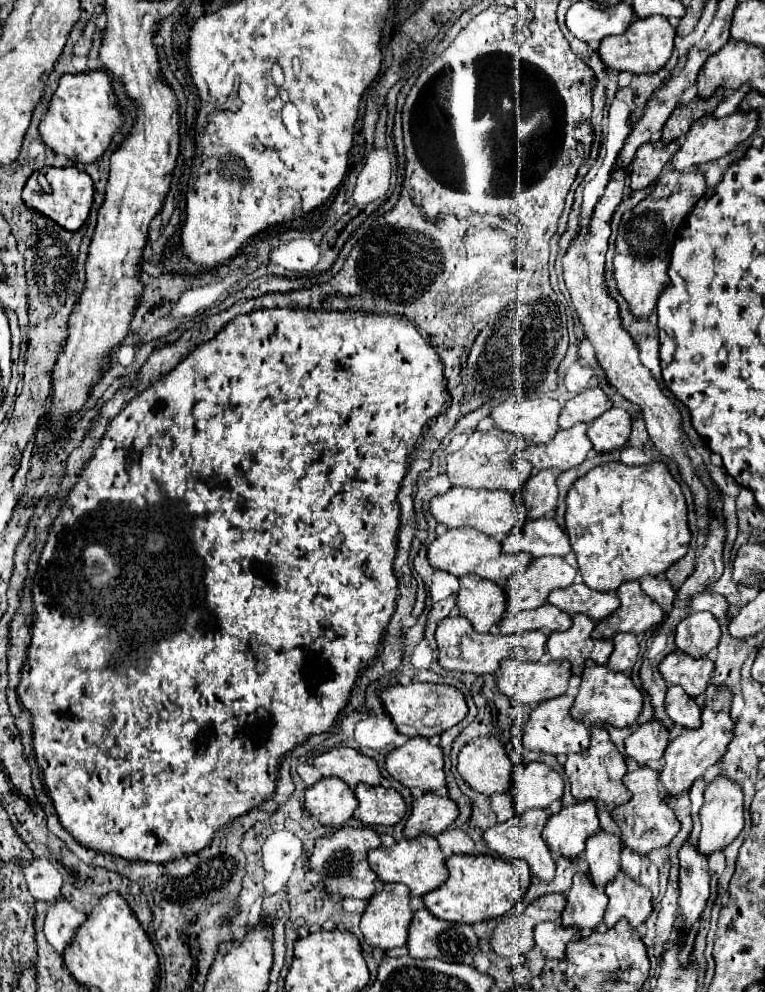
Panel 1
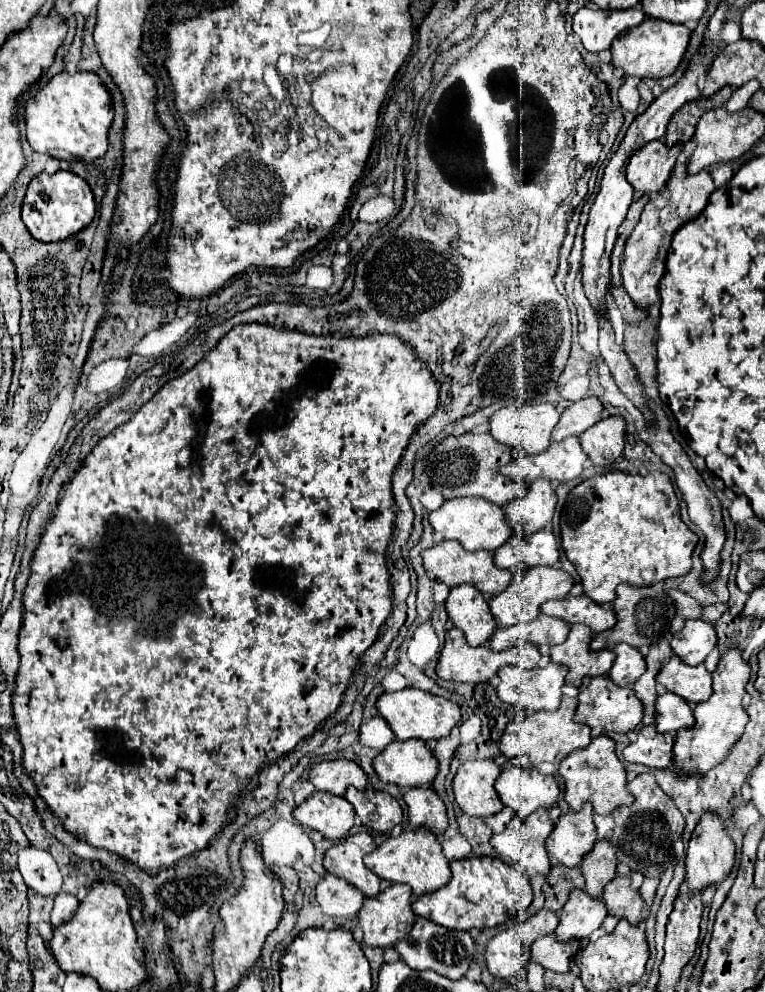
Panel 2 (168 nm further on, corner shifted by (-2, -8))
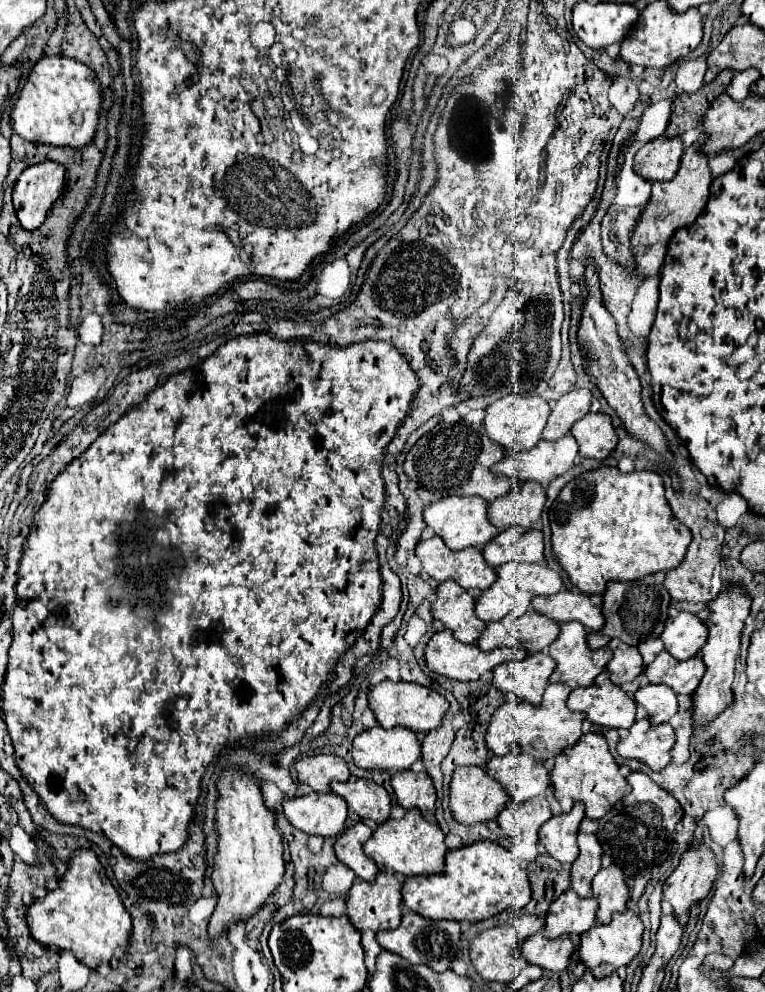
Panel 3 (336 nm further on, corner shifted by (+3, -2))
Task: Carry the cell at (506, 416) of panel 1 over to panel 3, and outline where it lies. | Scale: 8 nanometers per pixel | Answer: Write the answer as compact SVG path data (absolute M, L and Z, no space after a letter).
M508 394L486 408L484 428L488 436L504 448L514 452L532 450L542 440L542 430L550 414L550 404L540 396L524 396L524 394Z

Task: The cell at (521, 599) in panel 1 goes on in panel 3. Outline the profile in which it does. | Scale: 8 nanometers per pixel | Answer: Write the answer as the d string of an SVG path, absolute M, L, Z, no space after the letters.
M518 562L518 564L502 564L500 568L495 569L496 576L498 576L496 582L476 598L476 616L486 624L500 620L512 612L524 614L530 610L530 600L534 596L550 596L562 588L560 574L554 572L552 568L548 568L546 564Z

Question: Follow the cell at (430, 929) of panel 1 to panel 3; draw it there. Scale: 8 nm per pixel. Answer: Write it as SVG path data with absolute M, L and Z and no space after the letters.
M404 912L402 922L396 930L386 930L376 934L376 942L390 952L400 954L408 962L430 966L432 970L448 970L452 960L460 952L460 924L458 922L434 922L428 918L422 918L414 912Z

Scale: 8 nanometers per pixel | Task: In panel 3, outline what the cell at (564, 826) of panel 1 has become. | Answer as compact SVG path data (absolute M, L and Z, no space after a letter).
M574 804L574 808L568 814L552 816L538 832L540 844L552 858L556 858L562 864L572 864L578 858L576 834L582 818L584 804Z

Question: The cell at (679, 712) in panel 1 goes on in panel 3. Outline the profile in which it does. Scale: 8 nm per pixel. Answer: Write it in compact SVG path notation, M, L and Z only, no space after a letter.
M648 684L636 690L634 700L646 708L650 724L658 726L662 722L668 722L678 712L676 694L666 688L666 684Z

